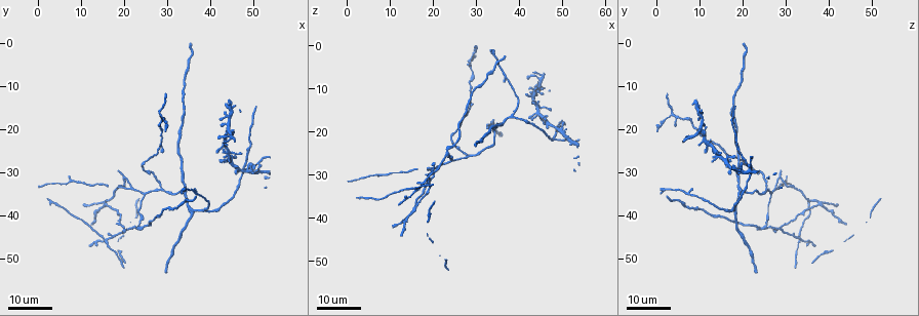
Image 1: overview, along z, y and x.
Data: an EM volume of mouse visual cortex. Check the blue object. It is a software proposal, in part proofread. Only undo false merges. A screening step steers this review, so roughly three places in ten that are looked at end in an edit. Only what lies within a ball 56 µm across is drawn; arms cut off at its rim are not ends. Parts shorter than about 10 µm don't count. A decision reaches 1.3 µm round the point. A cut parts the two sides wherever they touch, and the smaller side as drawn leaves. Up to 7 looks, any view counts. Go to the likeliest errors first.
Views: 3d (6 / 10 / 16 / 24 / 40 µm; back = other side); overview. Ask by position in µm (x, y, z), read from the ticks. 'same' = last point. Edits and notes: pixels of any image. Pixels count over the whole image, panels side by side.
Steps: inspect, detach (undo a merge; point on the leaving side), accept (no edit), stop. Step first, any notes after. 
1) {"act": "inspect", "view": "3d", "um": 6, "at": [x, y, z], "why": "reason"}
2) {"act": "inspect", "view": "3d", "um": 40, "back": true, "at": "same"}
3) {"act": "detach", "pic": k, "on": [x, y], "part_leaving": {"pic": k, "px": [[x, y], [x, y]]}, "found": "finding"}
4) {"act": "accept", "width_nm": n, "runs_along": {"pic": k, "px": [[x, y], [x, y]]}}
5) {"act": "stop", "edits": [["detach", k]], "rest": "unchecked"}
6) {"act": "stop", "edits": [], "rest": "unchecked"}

{"act": "inspect", "view": "3d", "um": 16, "at": [20.5, 31.5, 28.5], "why": "abrupt turn"}

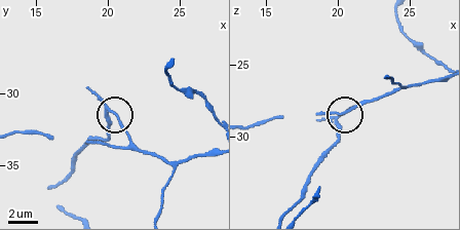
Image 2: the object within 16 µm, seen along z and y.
{"act": "inspect", "view": "3d", "um": 10, "at": [20.0, 31.4, 28.6]}

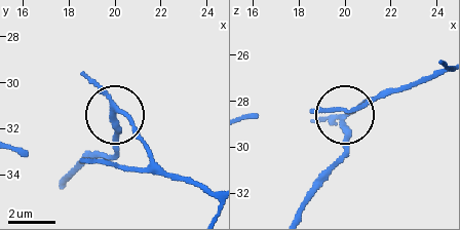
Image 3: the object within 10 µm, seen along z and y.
{"act": "detach", "pic": 3, "on": [115, 136], "arms": 3, "found": "a second neuron is stuck on"}

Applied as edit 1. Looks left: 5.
{"act": "inspect", "view": "overview"}

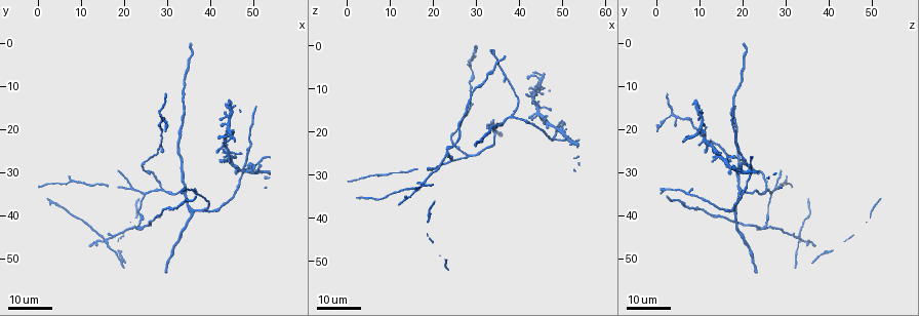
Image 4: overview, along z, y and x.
{"act": "inspect", "view": "3d", "um": 24, "at": [23.0, 42.5, 26.0], "why": "four or more arms meet"}

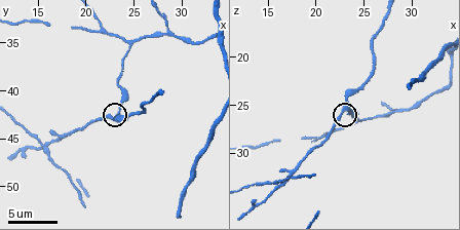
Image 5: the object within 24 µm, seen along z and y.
{"act": "inspect", "view": "3d", "um": 10, "at": "same"}

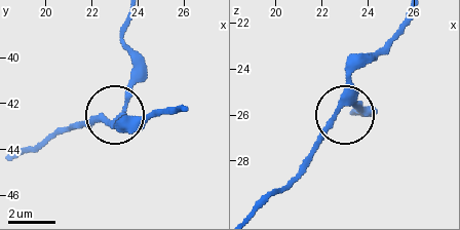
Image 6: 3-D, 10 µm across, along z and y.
{"act": "detach", "pic": 6, "on": [128, 116], "width_nm": 280, "found": "a second neuron is stuck on"}

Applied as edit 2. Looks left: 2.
{"act": "stop", "edits": [["detach", 3], ["detach", 6]], "rest": "unchecked"}

